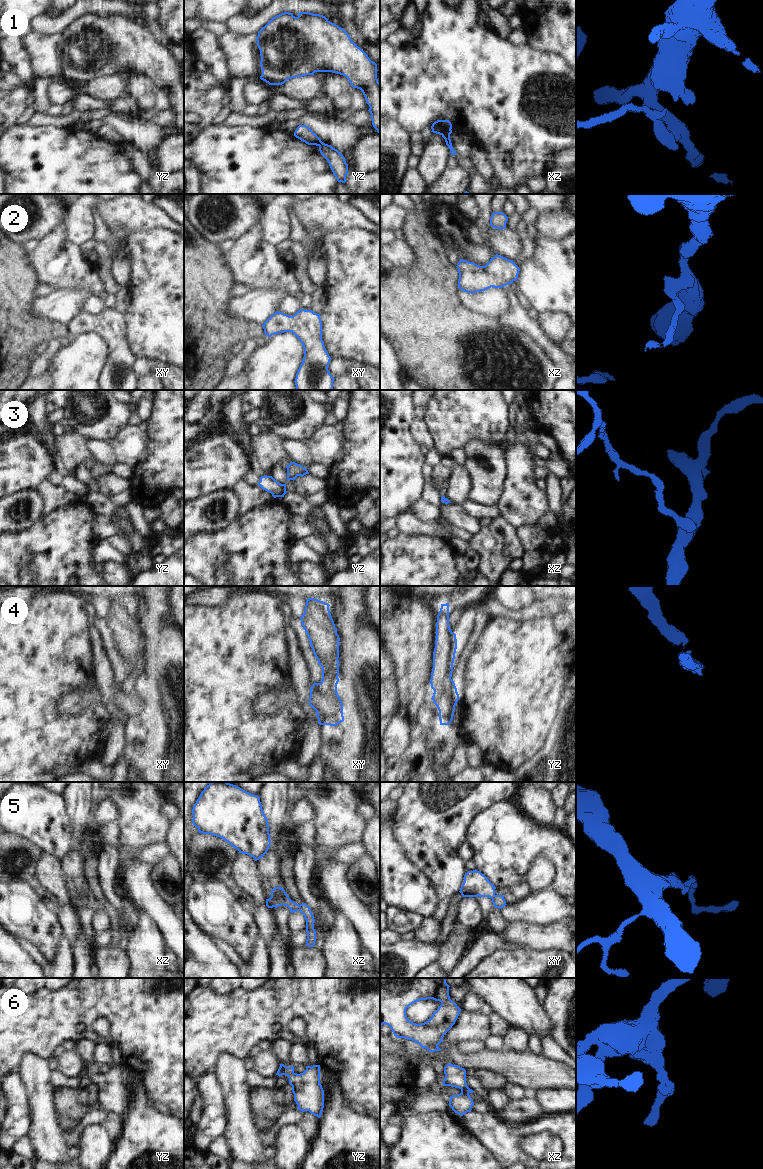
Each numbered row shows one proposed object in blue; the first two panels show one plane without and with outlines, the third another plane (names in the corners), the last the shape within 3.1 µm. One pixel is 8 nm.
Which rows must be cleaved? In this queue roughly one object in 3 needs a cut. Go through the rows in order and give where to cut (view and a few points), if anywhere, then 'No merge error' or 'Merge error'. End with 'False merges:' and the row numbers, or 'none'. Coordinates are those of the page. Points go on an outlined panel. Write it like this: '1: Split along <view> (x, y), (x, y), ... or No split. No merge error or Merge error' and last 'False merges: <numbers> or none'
1: Split along xz (449, 134), (442, 135). Merge error
2: No split. No merge error
3: No split. No merge error
4: No split. No merge error
5: Split along xz (298, 905), (300, 910). Merge error
6: No split. No merge error
False merges: 1, 5.

